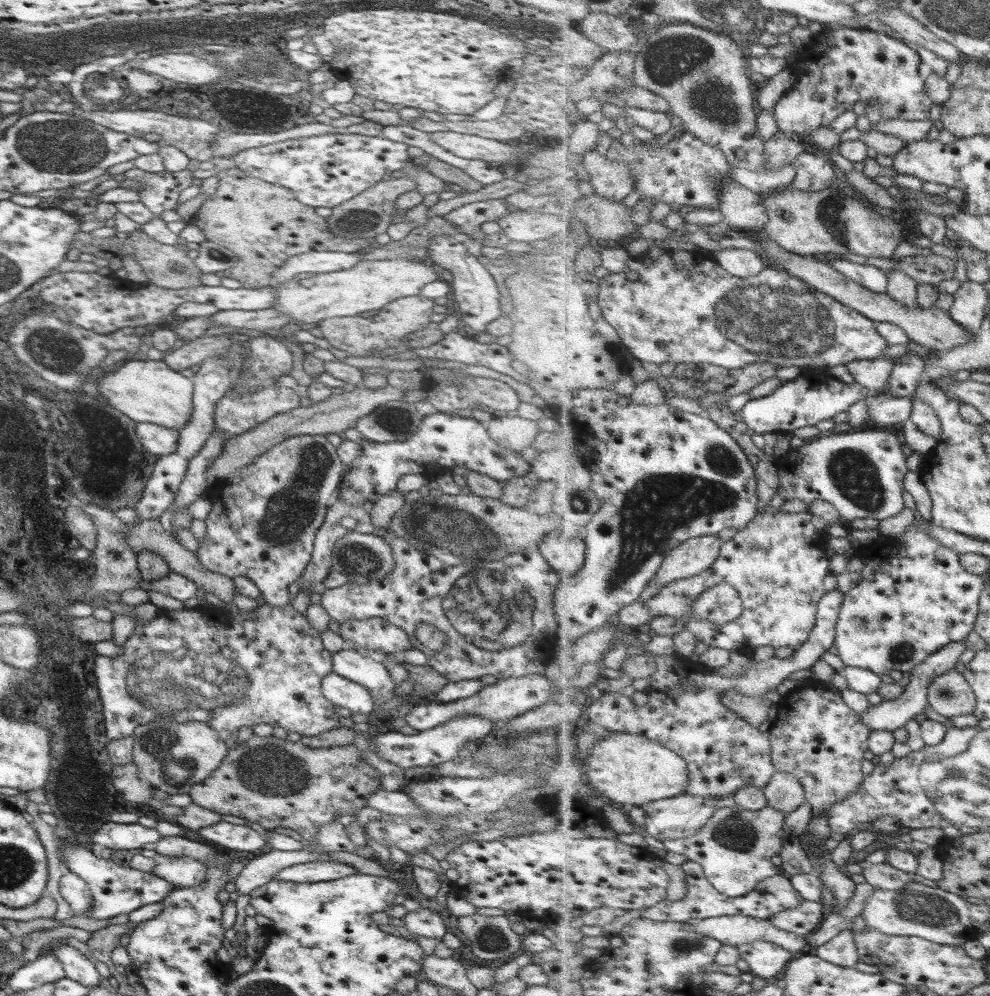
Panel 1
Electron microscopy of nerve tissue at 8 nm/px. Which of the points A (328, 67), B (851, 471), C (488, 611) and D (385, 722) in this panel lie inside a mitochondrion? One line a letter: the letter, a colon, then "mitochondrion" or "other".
A: other
B: mitochondrion
C: mitochondrion
D: other

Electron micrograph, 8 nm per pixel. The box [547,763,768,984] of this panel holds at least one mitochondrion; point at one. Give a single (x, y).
(736, 832)

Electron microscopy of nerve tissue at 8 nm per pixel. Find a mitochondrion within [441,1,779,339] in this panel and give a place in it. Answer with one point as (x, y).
(680, 56)

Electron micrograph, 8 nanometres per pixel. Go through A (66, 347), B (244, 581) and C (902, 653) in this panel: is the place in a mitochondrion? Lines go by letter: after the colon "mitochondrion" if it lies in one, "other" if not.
A: mitochondrion
B: other
C: mitochondrion

